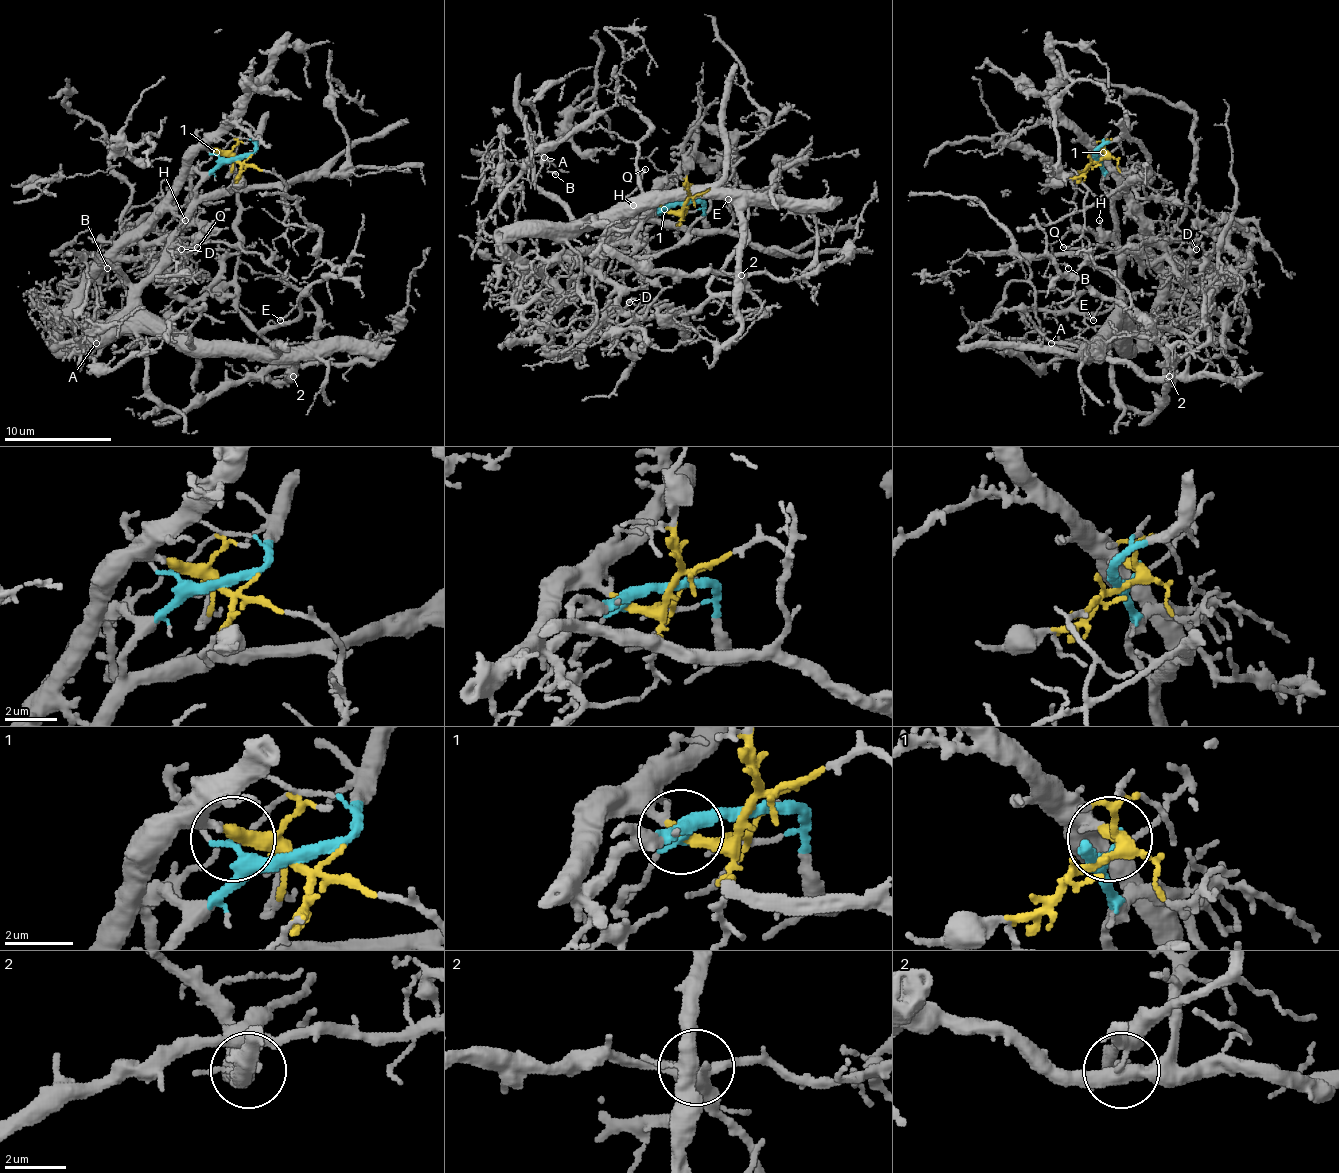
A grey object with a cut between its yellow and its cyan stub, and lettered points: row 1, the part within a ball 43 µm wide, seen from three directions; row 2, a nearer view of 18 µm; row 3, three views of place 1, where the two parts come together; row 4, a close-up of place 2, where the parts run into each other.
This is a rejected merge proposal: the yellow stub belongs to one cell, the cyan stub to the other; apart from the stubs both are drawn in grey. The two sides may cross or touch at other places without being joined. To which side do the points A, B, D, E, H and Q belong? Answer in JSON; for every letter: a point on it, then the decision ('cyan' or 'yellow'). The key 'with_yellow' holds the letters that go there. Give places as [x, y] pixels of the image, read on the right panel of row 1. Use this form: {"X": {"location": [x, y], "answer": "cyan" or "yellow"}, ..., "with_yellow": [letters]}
{"A": {"location": [1051, 343], "answer": "cyan"}, "B": {"location": [1068, 268], "answer": "cyan"}, "D": {"location": [1196, 249], "answer": "yellow"}, "E": {"location": [1093, 320], "answer": "cyan"}, "H": {"location": [1099, 220], "answer": "cyan"}, "Q": {"location": [1063, 247], "answer": "cyan"}, "with_yellow": ["D"]}

